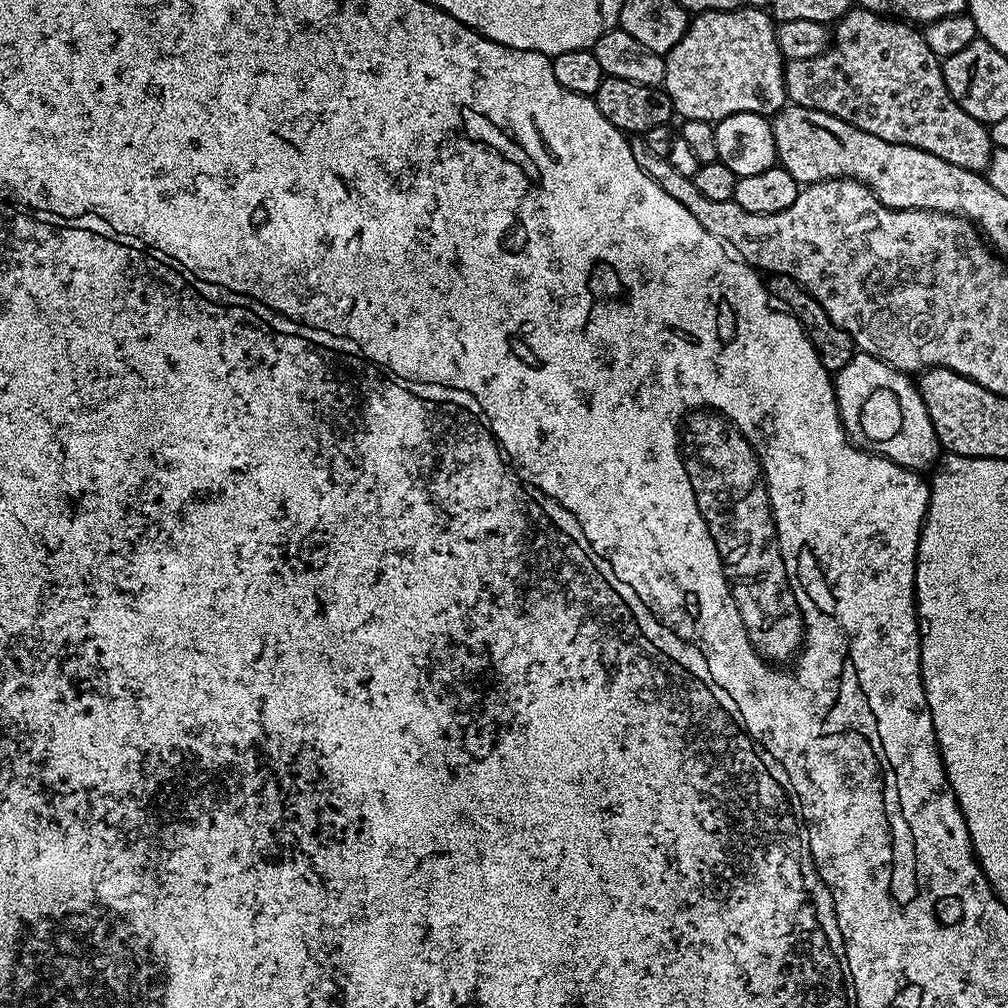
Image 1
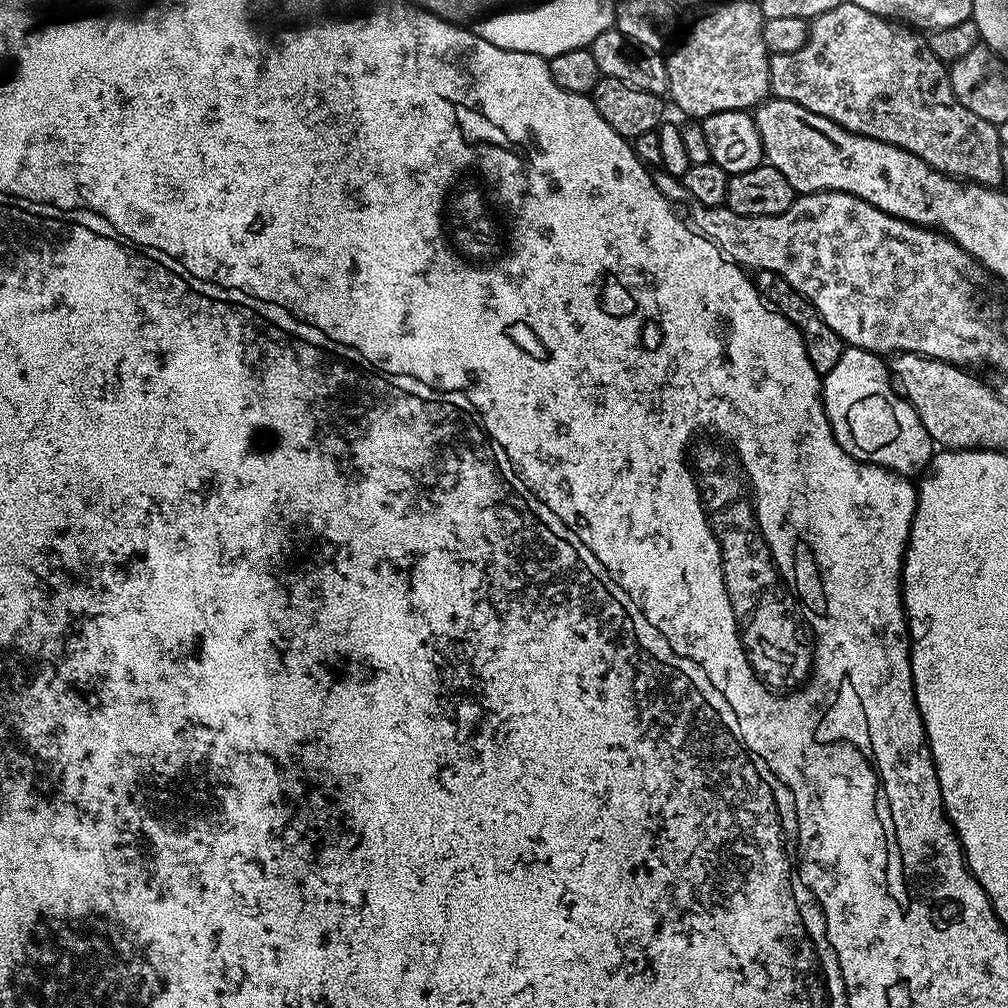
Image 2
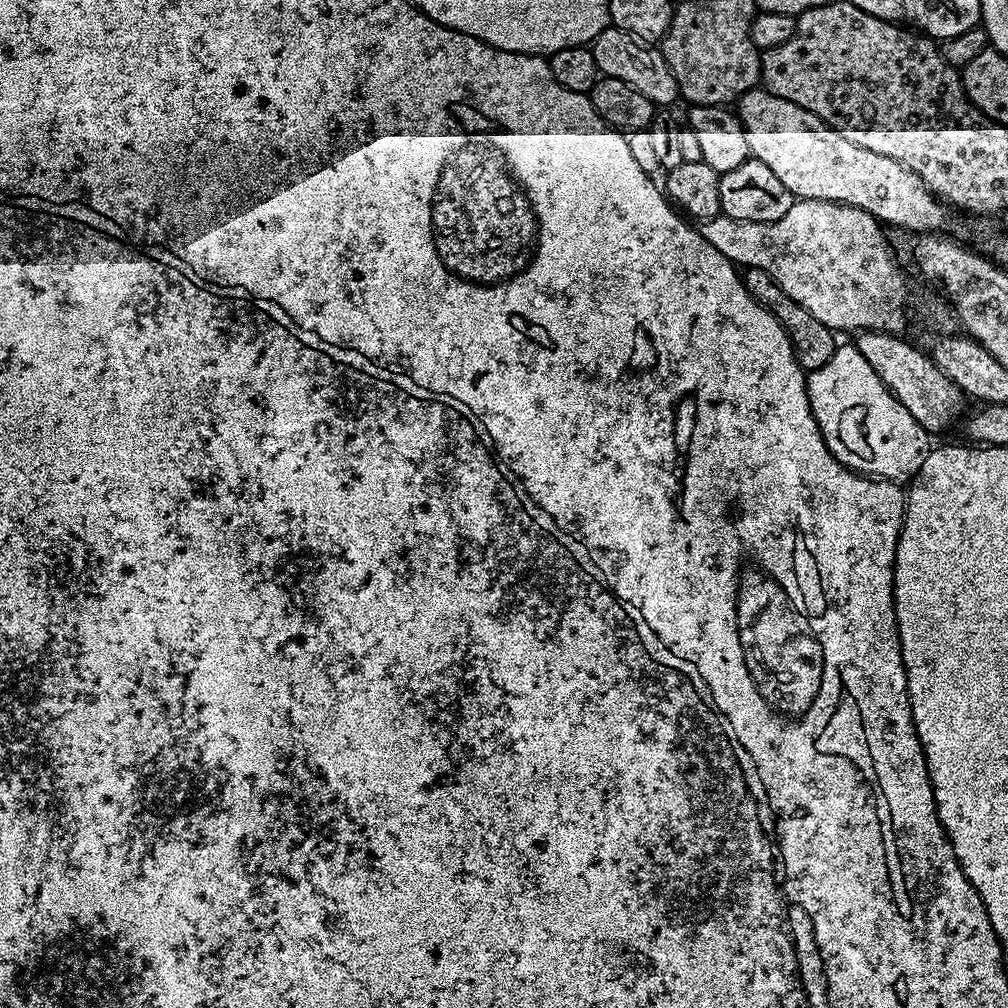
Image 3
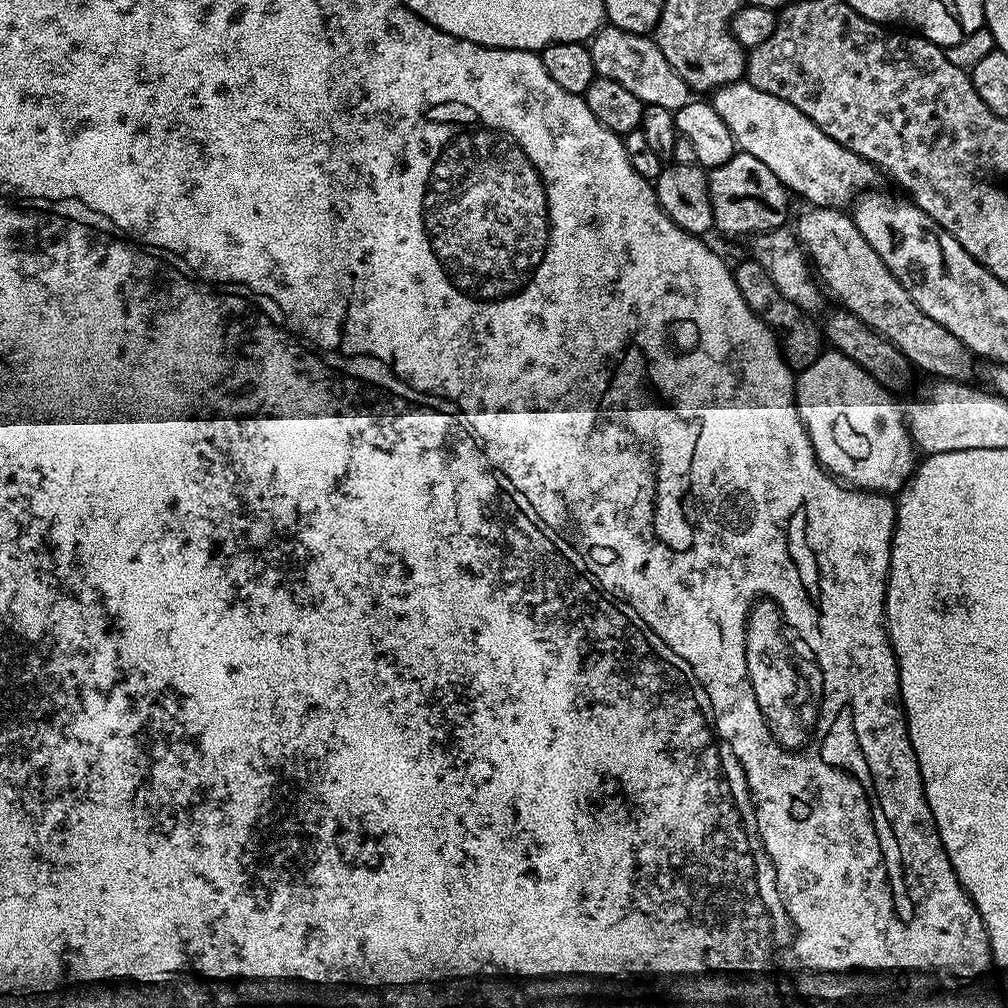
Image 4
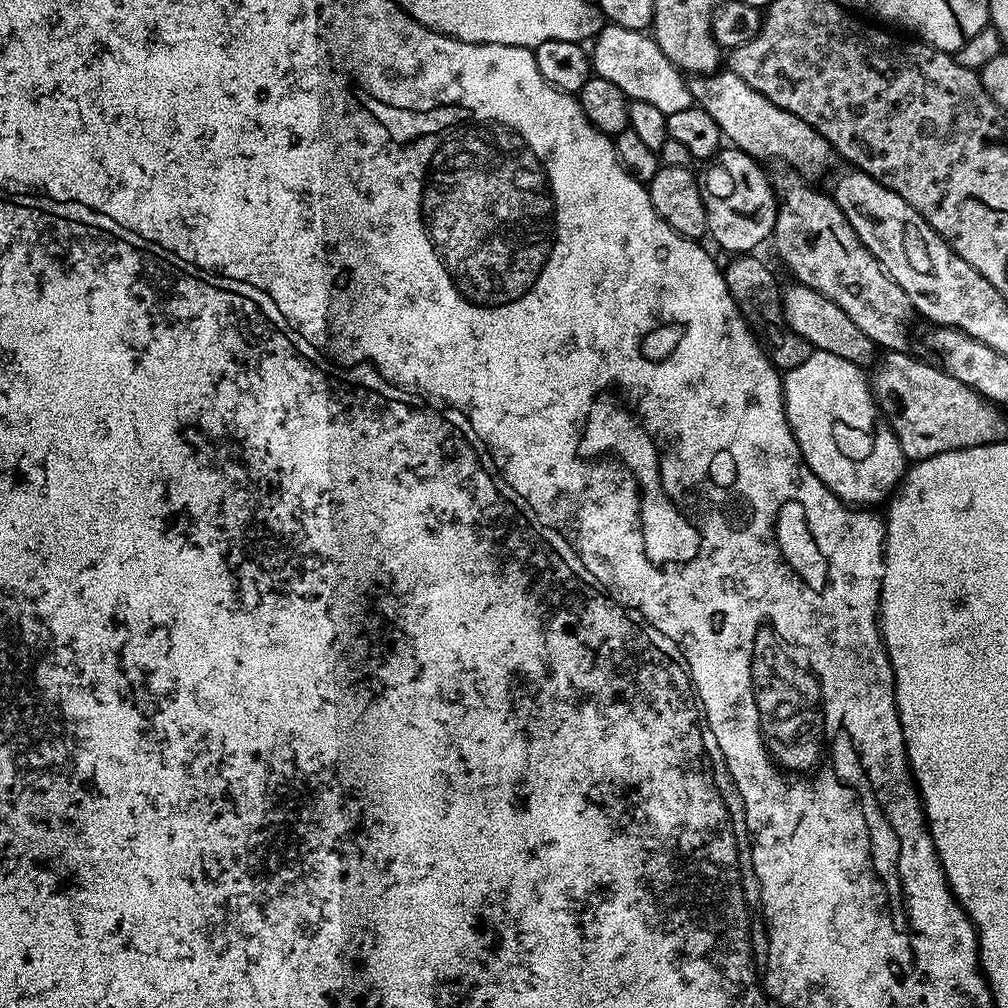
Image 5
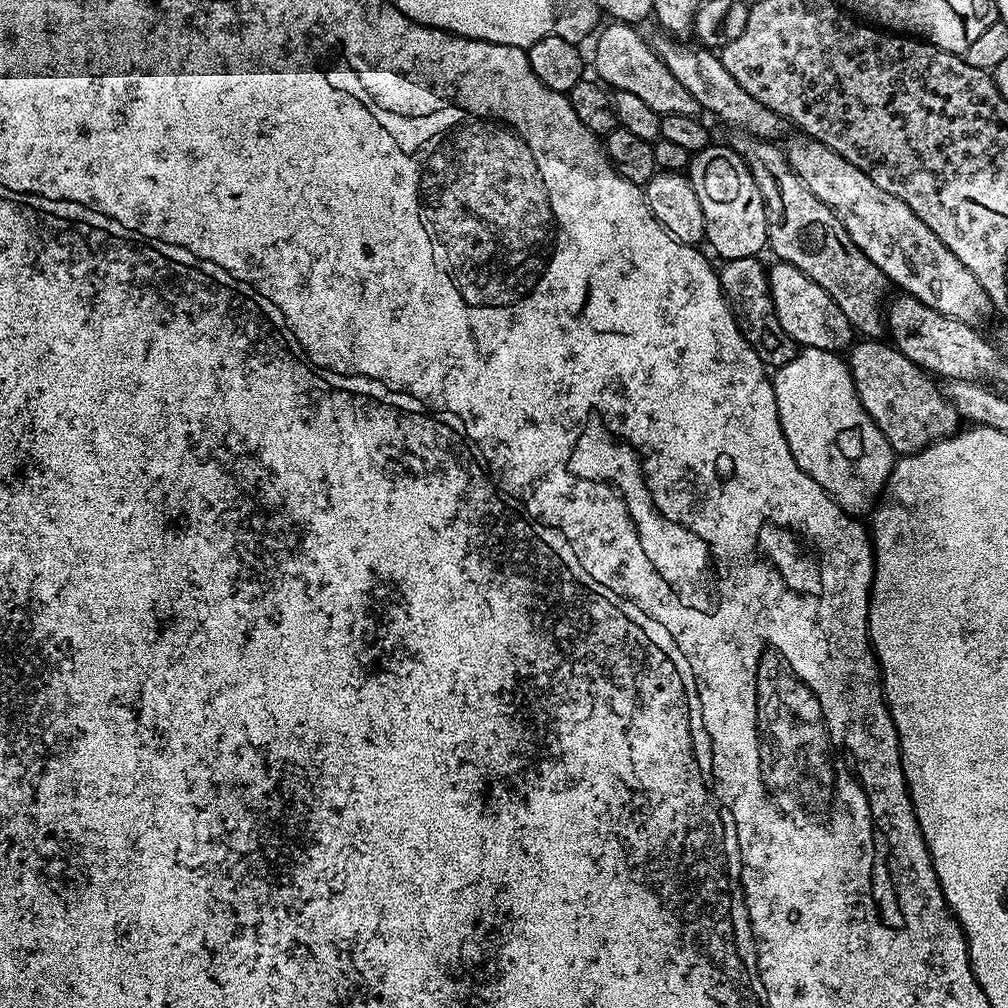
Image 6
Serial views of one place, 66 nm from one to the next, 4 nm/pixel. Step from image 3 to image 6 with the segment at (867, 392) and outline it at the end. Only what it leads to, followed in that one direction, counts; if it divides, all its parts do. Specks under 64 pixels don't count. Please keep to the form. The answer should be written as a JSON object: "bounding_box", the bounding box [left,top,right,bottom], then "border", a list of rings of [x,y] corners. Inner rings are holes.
{"bounding_box":[771,347,894,518],"border":[[[801,347],[793,360],[771,373],[771,378],[782,434],[786,434],[794,462],[798,462],[800,469],[810,474],[810,478],[814,478],[814,482],[818,482],[818,486],[822,486],[822,490],[832,496],[833,502],[843,508],[845,514],[857,518],[867,517],[879,501],[888,475],[892,473],[894,453],[882,430],[878,430],[870,414],[866,414],[847,363],[835,352]]]}

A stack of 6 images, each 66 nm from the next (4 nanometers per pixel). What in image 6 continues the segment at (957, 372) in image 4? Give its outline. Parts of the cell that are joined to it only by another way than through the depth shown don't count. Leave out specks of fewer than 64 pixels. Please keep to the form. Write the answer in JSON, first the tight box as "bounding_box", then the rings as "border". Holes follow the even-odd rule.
{"bounding_box":[730,131,886,338],"border":[[[737,131],[730,146],[746,162],[750,174],[764,199],[768,223],[767,247],[777,261],[793,265],[812,282],[830,294],[846,315],[852,328],[863,337],[878,338],[884,332],[884,312],[880,300],[886,278],[857,247],[842,226],[841,220],[796,176],[788,164],[783,147],[772,140],[762,140]]]}

